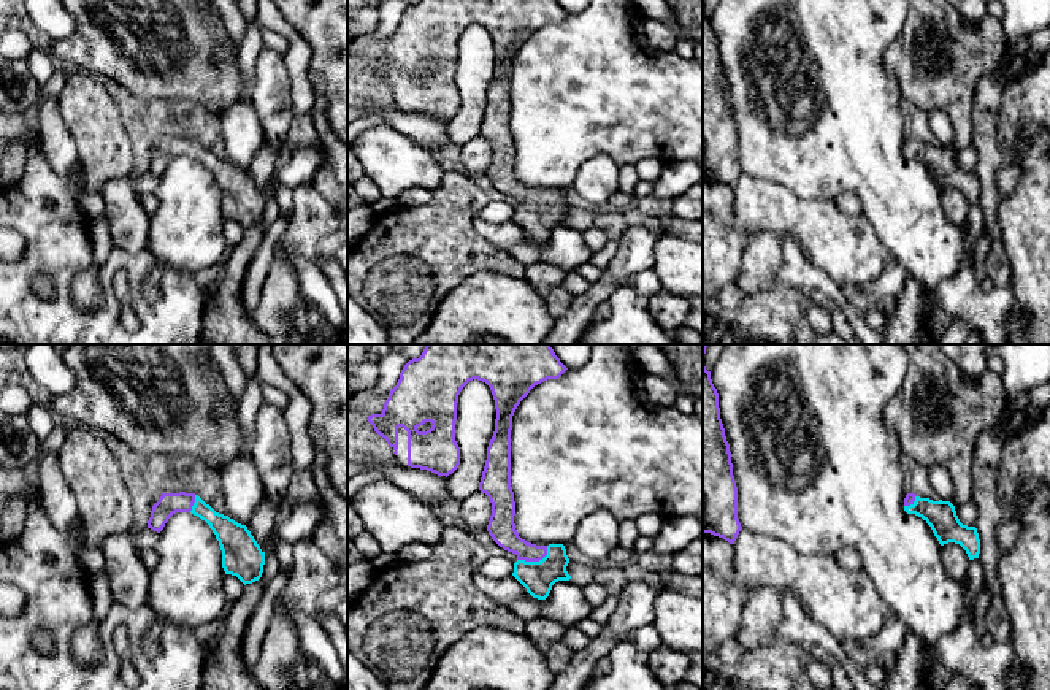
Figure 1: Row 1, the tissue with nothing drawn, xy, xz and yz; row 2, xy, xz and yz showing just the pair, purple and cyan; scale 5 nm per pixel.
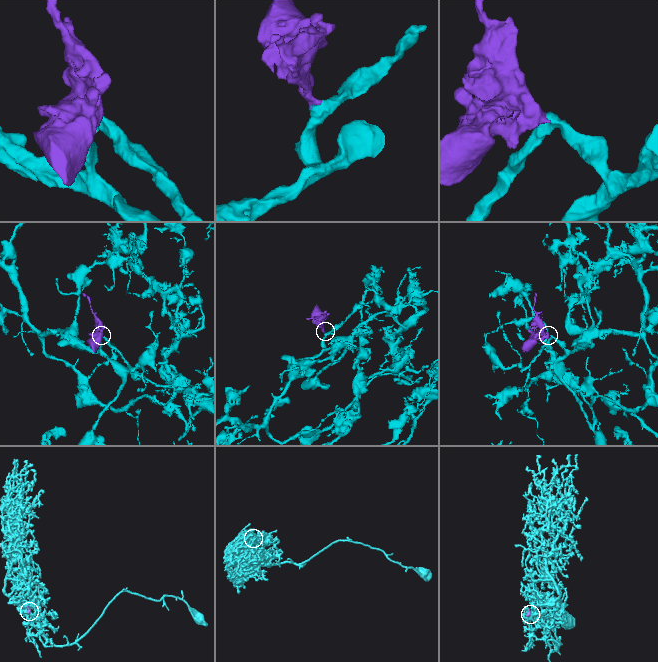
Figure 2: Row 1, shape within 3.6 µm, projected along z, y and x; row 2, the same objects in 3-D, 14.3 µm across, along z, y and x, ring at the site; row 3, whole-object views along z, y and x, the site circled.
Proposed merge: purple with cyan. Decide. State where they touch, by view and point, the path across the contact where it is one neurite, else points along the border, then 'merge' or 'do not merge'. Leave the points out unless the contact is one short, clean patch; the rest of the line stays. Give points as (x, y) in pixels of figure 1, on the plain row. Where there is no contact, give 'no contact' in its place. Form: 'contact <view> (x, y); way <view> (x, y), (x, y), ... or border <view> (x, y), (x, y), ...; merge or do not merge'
contact xz (535, 205); way xz (502, 173), (535, 205), (538, 222); merge

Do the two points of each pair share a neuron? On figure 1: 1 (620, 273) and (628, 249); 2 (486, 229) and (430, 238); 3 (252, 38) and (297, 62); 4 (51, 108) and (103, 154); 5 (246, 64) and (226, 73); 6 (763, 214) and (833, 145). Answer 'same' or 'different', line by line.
1: same
2: different
3: different
4: different
5: different
6: different

